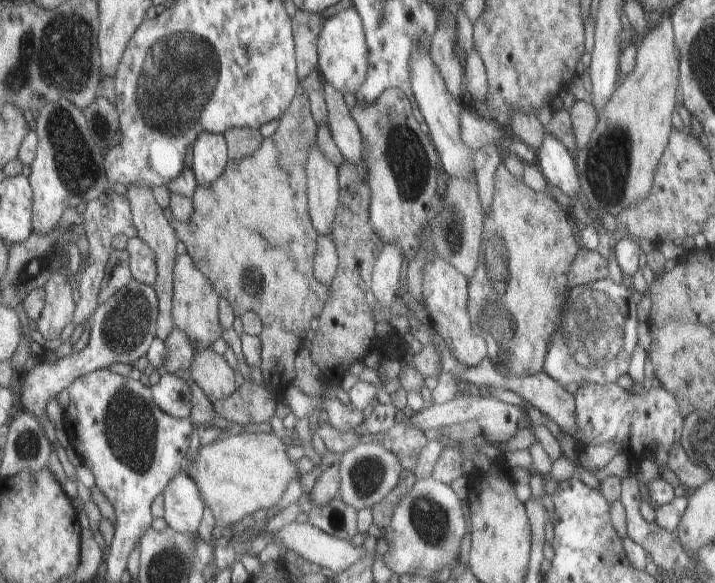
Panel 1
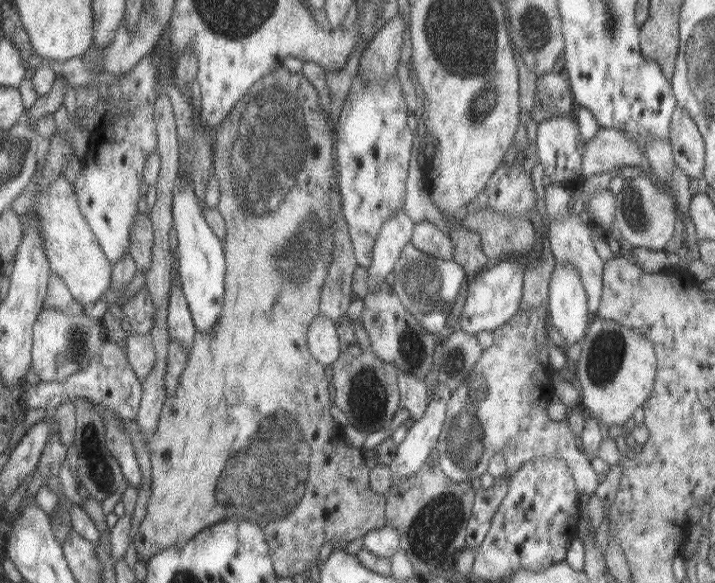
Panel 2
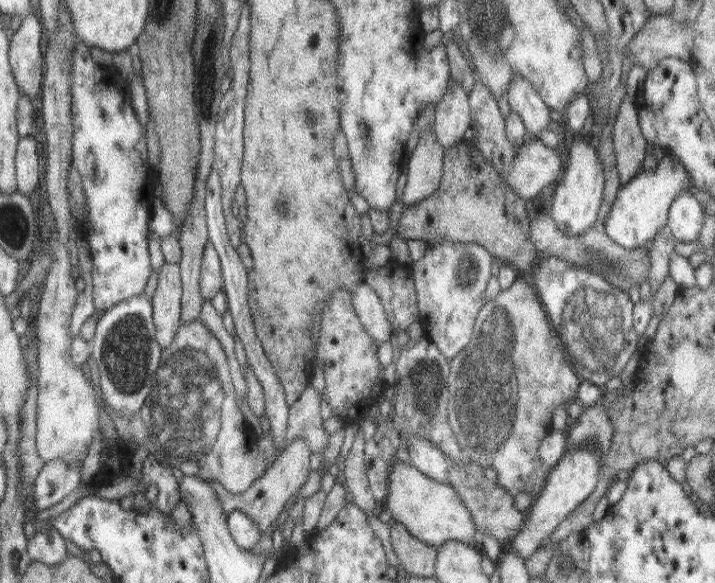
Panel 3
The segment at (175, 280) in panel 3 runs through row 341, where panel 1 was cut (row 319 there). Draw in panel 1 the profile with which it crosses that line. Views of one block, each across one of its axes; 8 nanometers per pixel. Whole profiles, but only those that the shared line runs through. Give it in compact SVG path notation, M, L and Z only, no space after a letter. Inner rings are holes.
M129 186L125 194L129 206L131 206L131 224L137 230L137 238L141 238L153 252L155 256L155 268L157 268L157 278L155 278L155 294L159 302L159 314L155 320L155 334L159 340L165 342L165 338L175 330L175 316L173 316L173 306L175 306L175 262L177 262L177 230L173 228L173 222L167 222L163 216L163 208L155 202L153 198L153 188L147 186Z

